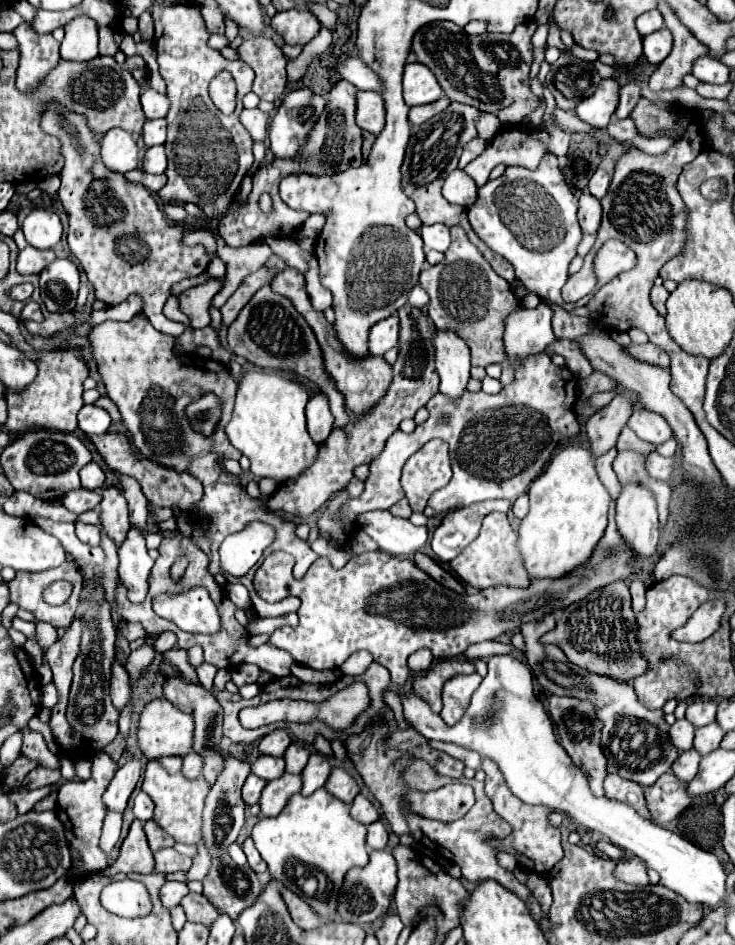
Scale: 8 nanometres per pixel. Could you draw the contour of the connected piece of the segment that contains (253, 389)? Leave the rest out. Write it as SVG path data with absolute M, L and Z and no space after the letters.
M247 372L237 388L233 418L227 424L227 436L235 448L239 448L251 460L251 472L257 478L271 478L275 482L287 482L307 470L319 446L311 440L305 426L305 404L309 396L301 384L285 380L277 374Z

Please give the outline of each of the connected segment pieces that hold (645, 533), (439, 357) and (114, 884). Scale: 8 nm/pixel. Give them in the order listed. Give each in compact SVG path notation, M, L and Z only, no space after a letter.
M623 486L617 500L617 530L625 544L635 548L639 560L647 560L659 540L659 522L653 494L645 486Z
M433 330L433 344L435 344L435 370L441 378L439 392L457 398L463 394L467 380L469 380L469 368L471 368L471 354L469 346L463 338L455 336L451 330Z
M131 879L112 881L102 890L100 901L106 910L126 918L144 917L152 910L147 888Z

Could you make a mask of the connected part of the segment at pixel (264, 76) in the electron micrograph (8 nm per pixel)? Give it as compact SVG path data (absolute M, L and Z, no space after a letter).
M247 38L237 48L237 52L241 54L241 60L255 70L253 92L261 100L279 100L287 84L287 58L279 46L271 38Z

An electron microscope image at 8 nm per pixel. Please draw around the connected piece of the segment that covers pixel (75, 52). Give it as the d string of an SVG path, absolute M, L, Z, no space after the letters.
M79 16L65 24L65 38L61 42L61 58L65 60L91 60L99 56L99 26L89 16Z

